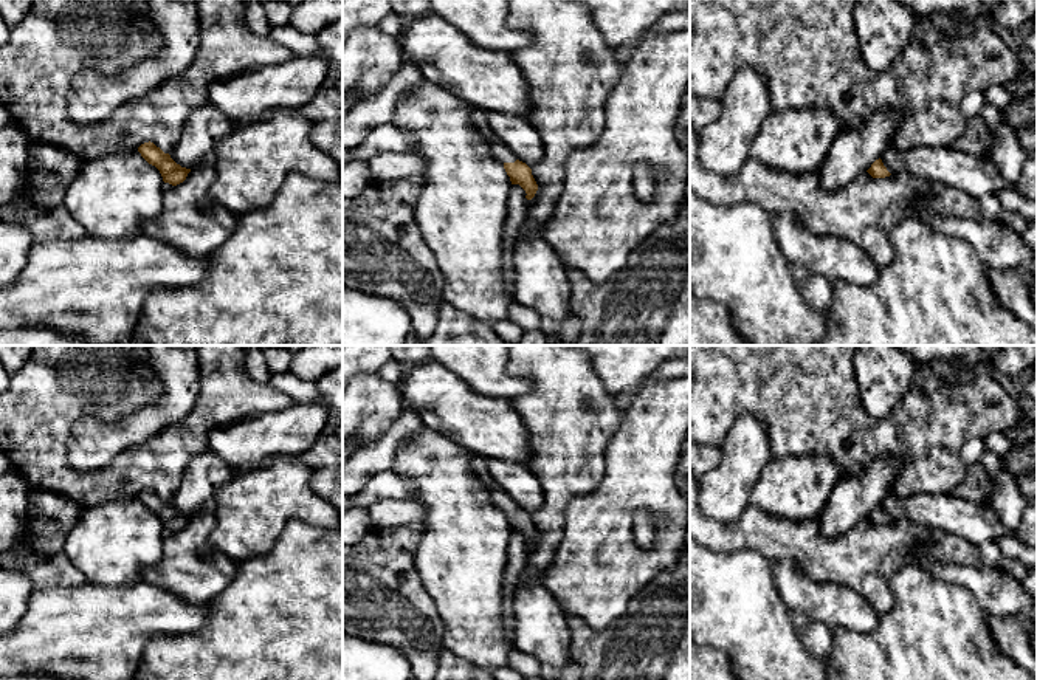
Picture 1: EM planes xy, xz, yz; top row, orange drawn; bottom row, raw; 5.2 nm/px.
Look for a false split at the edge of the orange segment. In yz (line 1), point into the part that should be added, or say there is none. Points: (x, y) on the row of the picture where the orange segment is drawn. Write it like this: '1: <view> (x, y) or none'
1: yz (978, 177)

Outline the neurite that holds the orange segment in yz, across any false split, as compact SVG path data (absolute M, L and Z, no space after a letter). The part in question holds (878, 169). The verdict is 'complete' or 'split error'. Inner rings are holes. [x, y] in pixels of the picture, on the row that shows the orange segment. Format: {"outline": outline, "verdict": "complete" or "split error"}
{"outline": "M888 147L866 170L873 178L885 178L907 172L913 177L952 186L981 200L987 194L1004 189L1015 191L1015 184L1003 180L992 160L969 155L949 147L913 147L901 150Z", "verdict": "split error"}

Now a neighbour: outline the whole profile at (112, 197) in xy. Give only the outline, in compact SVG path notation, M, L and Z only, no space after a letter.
M138 150L84 161L64 195L67 212L95 239L126 242L163 211L163 177Z

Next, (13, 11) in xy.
M0 0L0 14L5 23L12 28L31 9L33 0Z

